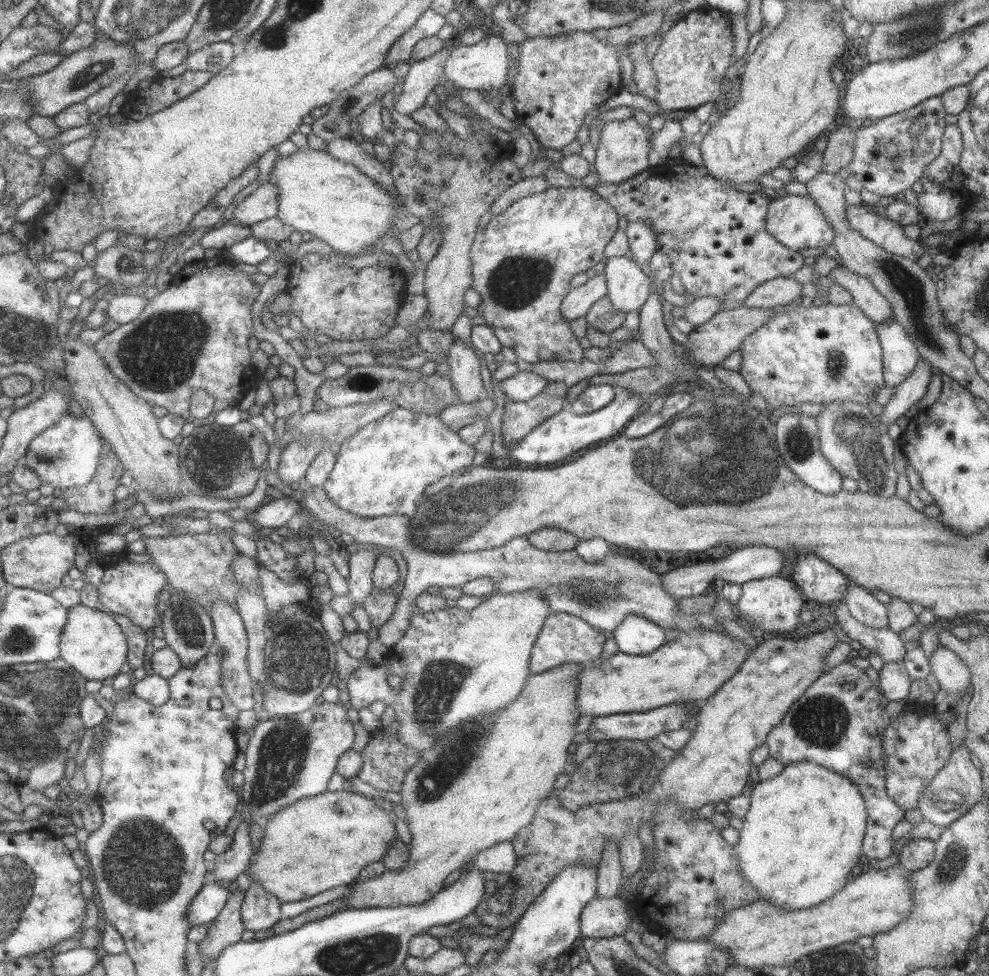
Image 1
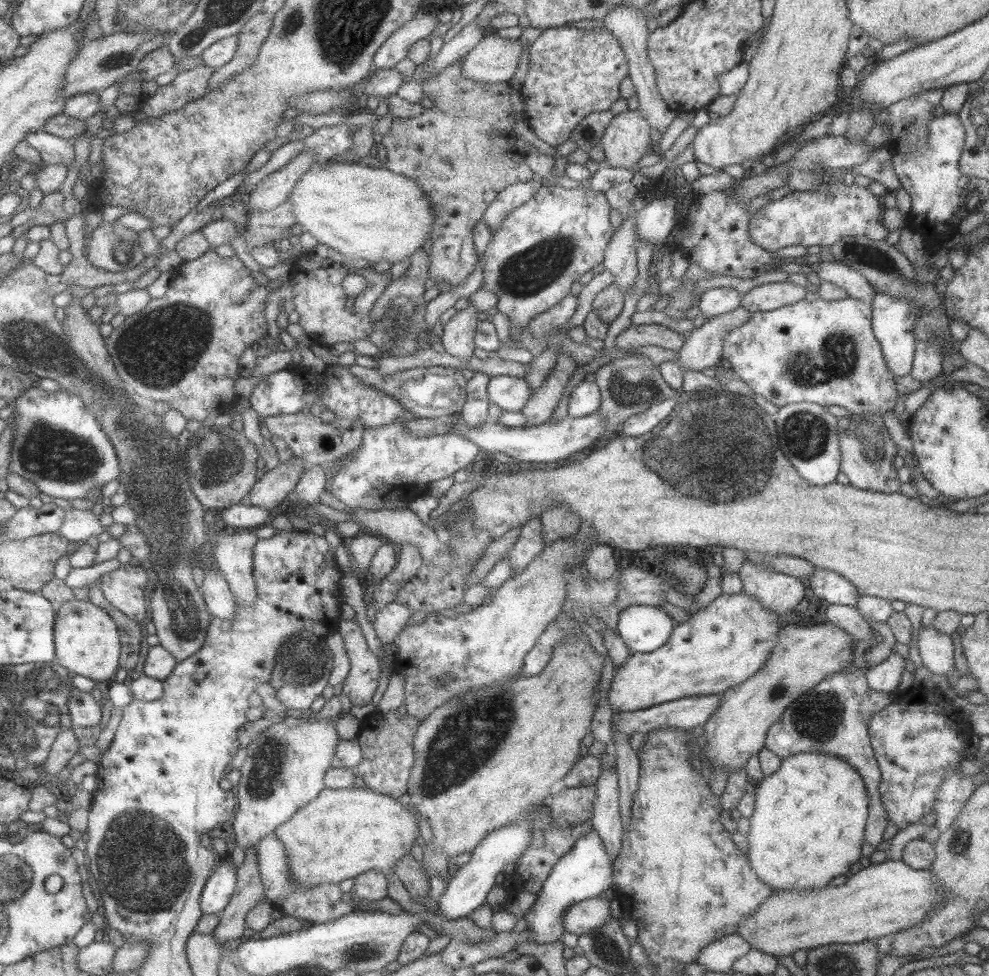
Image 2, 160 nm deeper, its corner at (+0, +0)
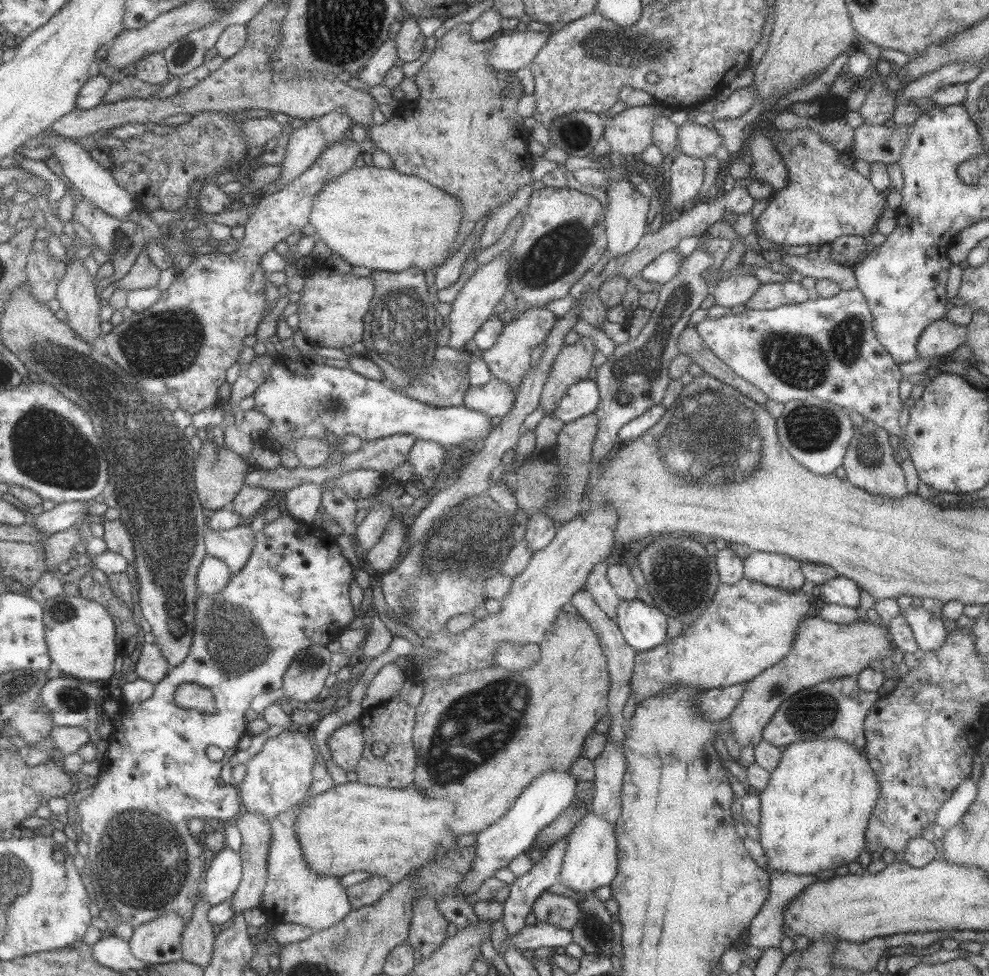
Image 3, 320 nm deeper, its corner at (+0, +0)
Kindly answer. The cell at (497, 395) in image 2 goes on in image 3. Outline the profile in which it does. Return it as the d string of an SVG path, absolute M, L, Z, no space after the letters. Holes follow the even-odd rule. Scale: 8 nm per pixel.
M491 377L480 387L469 386L464 390L462 406L487 415L503 417L515 402L515 388L509 388L504 382Z

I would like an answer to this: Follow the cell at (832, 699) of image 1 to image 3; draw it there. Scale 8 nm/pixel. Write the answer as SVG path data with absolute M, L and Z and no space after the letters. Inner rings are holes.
M849 676L831 678L815 686L805 687L778 704L763 727L762 739L772 746L784 748L803 740L838 738L859 750L867 760L864 718L877 697L876 692L861 690L856 679Z

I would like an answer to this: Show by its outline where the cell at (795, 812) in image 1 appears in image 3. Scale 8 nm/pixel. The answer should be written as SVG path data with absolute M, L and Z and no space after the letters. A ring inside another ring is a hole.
M838 738L830 739L817 739L817 740L803 740L799 742L793 742L789 746L784 747L782 754L776 768L770 773L769 781L763 791L758 792L757 796L760 798L760 818L759 825L759 844L763 847L766 857L768 858L768 868L776 871L792 872L793 874L806 874L805 876L811 876L818 874L820 870L834 869L837 866L846 864L855 860L858 854L863 850L865 844L864 834L867 829L869 818L875 802L879 797L879 782L873 770L871 770L868 761L865 760L865 756L855 750L855 747L849 746L847 742Z

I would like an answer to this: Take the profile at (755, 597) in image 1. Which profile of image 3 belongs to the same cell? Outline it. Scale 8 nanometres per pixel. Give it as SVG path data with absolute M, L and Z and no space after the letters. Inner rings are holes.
M752 551L742 559L743 577L794 591L805 582L800 563L787 555Z

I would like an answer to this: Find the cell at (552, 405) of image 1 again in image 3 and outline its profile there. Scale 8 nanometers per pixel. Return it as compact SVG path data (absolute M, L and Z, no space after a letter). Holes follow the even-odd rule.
M583 336L571 346L563 345L555 355L538 401L538 407L543 410L544 415L549 415L559 404L569 386L587 379L595 350L591 338Z

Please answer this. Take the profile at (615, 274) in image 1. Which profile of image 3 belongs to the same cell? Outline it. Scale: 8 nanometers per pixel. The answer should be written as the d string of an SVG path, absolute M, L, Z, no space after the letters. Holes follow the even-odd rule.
M629 180L612 182L605 189L607 206L604 212L604 229L606 232L606 249L613 257L631 252L640 238L647 232L647 208L649 198L643 197Z

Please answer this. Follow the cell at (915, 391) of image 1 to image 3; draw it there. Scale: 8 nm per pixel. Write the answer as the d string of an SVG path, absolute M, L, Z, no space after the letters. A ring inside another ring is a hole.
M942 317L921 332L916 345L917 356L935 361L939 357L953 353L957 347L965 344L966 339L966 326L953 324Z

